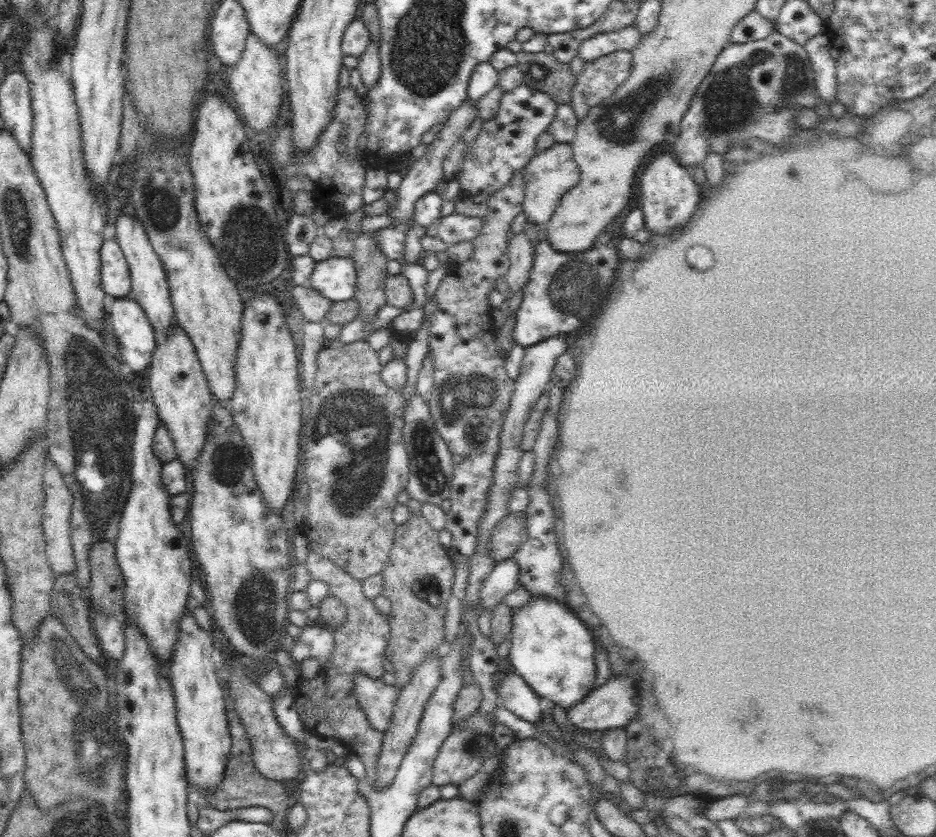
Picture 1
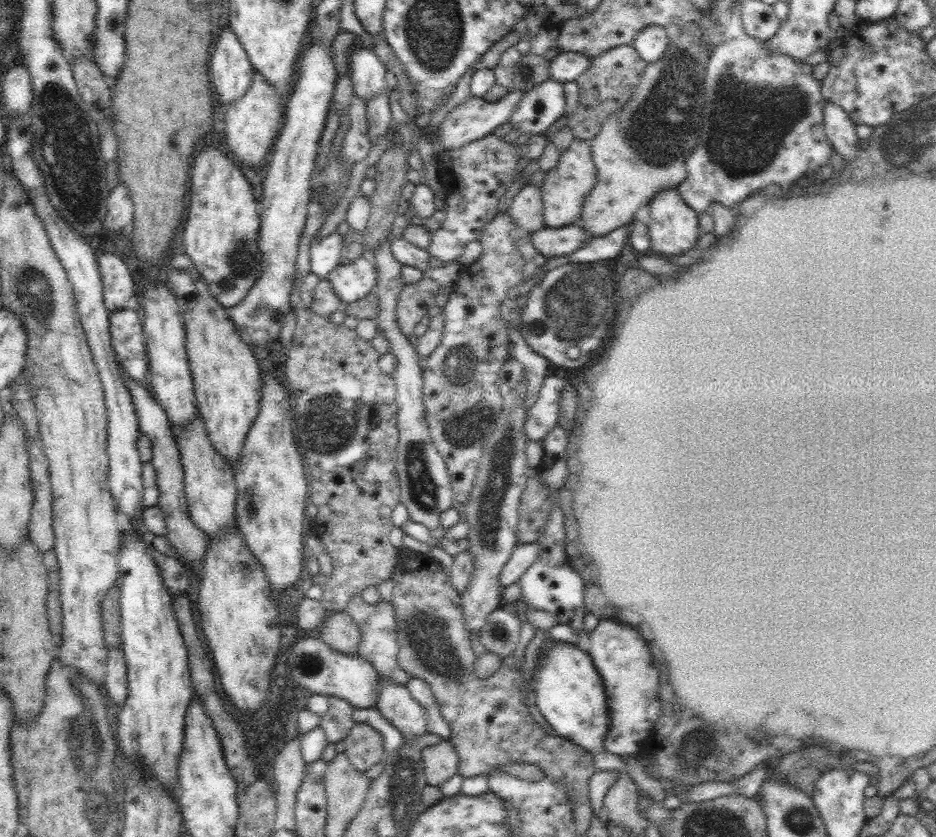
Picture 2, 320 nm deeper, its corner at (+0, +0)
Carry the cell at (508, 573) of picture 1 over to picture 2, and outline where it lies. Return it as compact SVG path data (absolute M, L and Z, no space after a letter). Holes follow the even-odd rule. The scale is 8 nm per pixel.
M536 542L519 543L502 569L499 578L501 586L504 588L519 582L522 574L538 559L538 555L540 555L540 548Z

